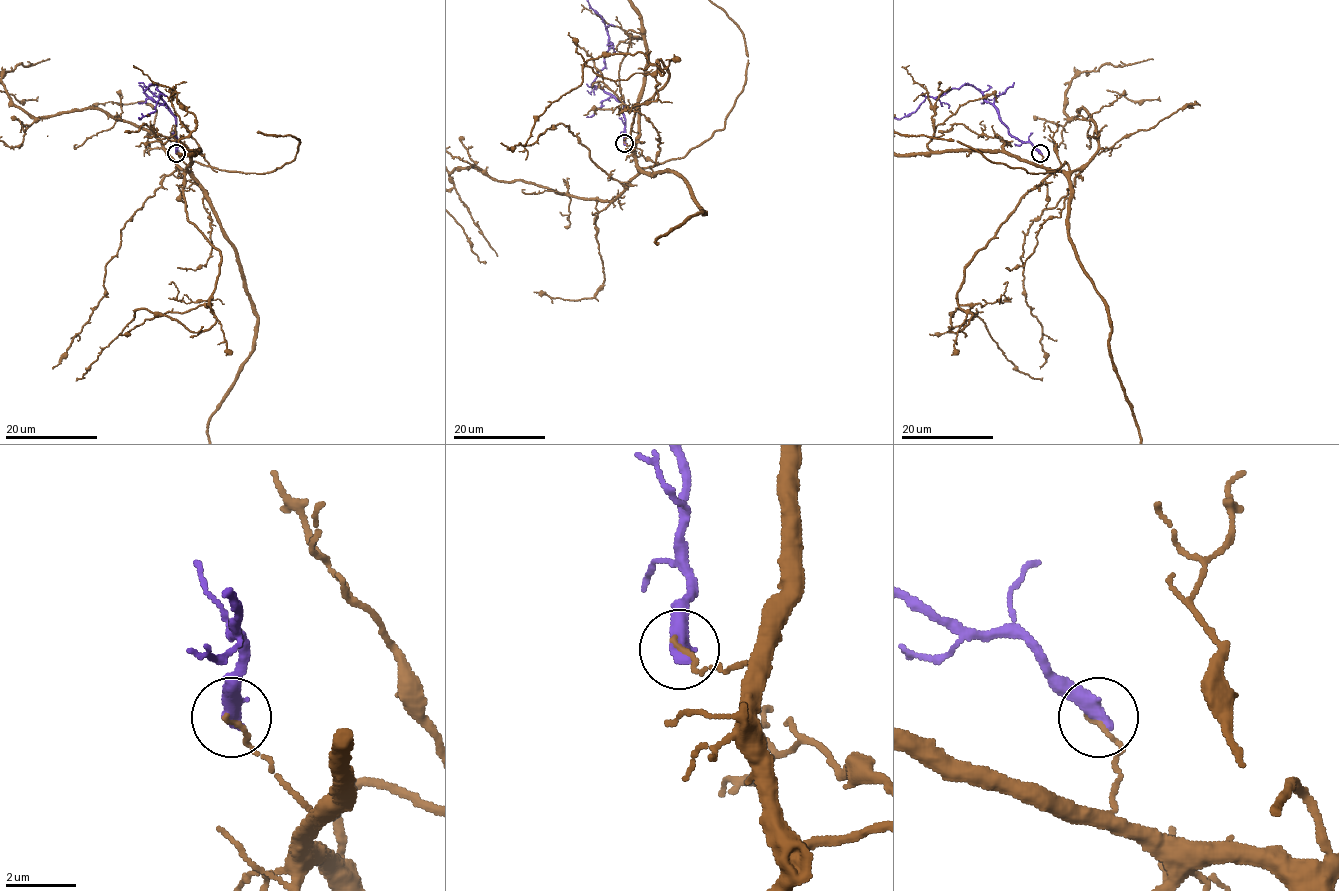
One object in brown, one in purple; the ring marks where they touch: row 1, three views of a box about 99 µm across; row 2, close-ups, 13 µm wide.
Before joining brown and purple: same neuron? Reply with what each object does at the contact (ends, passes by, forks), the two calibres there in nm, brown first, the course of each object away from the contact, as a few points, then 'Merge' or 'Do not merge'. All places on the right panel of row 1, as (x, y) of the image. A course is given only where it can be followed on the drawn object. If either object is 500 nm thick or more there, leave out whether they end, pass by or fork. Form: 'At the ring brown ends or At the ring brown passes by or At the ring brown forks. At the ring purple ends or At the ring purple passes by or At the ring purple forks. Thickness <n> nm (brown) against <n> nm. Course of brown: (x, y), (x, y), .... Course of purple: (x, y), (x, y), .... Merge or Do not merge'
Thickness 120 nm (brown) against 500 nm. Course of brown: (1040, 153), (1044, 167), (1069, 170), (1065, 161), (1045, 173), (1011, 168), (956, 140). Course of purple: (1040, 153), (1013, 137), (968, 84), (928, 96), (900, 118). Do not merge

